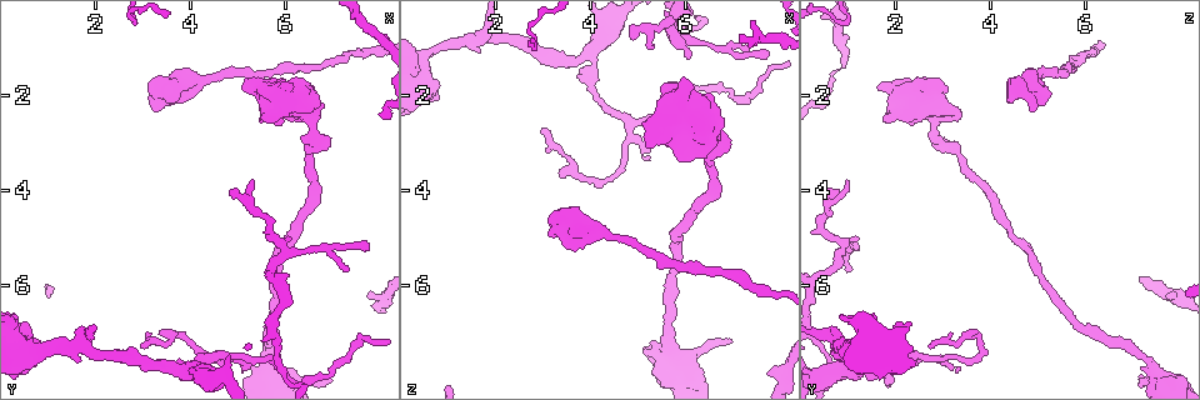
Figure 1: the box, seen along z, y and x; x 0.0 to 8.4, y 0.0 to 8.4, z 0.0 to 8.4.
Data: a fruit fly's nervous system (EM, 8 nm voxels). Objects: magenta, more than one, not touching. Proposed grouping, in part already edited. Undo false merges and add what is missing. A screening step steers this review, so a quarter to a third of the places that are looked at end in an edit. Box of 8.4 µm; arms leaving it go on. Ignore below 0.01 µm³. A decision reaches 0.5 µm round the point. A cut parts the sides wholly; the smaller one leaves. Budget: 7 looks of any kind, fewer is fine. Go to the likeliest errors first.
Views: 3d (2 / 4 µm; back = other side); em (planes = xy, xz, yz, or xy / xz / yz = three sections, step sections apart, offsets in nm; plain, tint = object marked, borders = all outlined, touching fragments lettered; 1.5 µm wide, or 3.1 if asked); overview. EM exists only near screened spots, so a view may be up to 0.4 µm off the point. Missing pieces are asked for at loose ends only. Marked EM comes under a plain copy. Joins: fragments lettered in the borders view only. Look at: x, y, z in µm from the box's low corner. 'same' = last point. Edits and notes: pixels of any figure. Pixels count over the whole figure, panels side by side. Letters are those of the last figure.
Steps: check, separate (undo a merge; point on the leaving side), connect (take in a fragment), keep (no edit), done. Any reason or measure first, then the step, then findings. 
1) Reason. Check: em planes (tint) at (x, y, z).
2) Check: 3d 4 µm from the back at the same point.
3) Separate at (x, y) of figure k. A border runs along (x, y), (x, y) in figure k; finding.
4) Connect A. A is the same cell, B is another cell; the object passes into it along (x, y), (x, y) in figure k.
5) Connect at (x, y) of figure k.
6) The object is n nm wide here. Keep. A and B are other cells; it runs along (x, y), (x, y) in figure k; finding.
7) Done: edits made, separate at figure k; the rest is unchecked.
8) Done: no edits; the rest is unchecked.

Sharp bend. Check: em yz step 8 (borders) at (6.05, 2.25, 2.75).

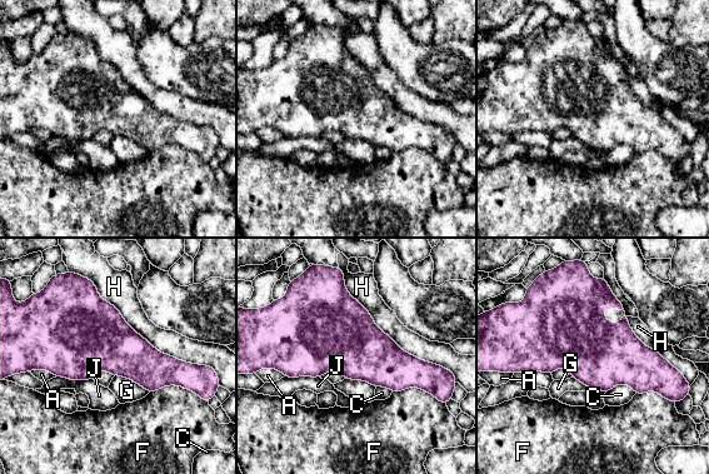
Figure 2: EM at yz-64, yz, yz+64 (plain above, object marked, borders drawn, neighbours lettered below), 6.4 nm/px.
Another direction. Check: em planes (borders) at the same point.

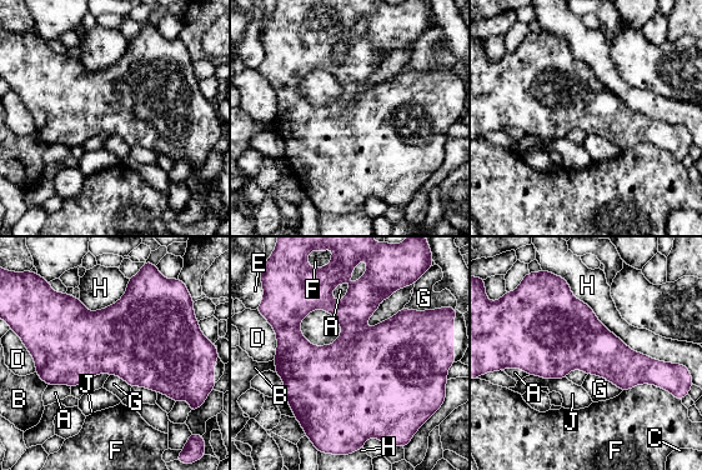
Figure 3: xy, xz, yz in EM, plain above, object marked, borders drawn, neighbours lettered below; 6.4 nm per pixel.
Keep. A, B, C, D, E, F, G, H and J are other cells; a border runs along (587, 374), (603, 376), (622, 390) in figure 3; continuous, no second cell.

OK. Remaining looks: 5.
Tapers out. Check: em xy step 4 (borders) at (4.75, 3.95, 0.55).

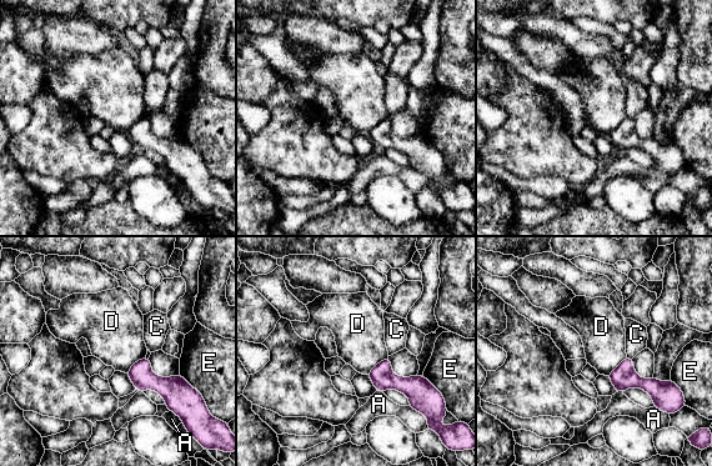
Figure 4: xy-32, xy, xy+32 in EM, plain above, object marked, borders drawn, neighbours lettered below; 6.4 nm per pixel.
The longest contact is with D, 170 nm. Keep. A, C, D and E are other cells; no lettered fragment goes on from it.

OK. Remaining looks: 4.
Thin end. Check: 3d 2 µm from the back at (7.30, 5.70, 0.95).

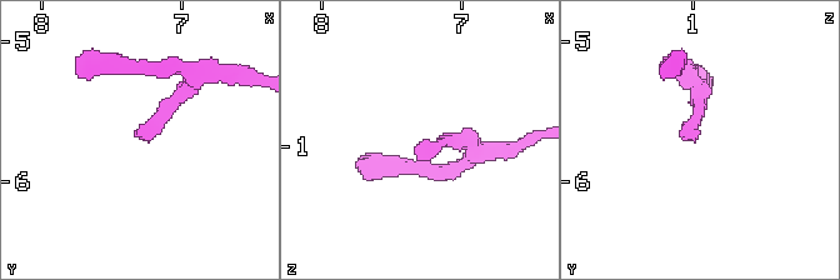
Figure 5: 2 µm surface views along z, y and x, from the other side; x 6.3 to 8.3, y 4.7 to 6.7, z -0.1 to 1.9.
Check: em planes (borders) at (7.32, 5.70, 0.98).

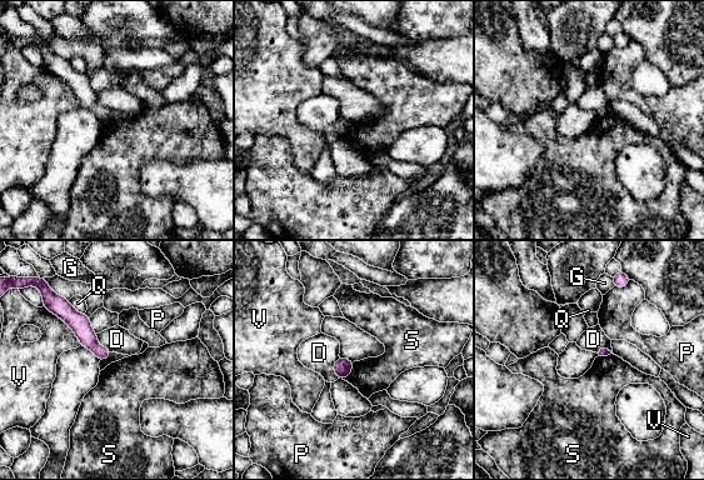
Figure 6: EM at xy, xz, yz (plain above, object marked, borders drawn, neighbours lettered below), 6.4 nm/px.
Keep. D, G, P, Q, S and V are other cells; a border runs along (354, 361), (353, 369), (343, 379) in figure 6; none of them fits.

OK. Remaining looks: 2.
Done: no edits; the rest is unchecked.

